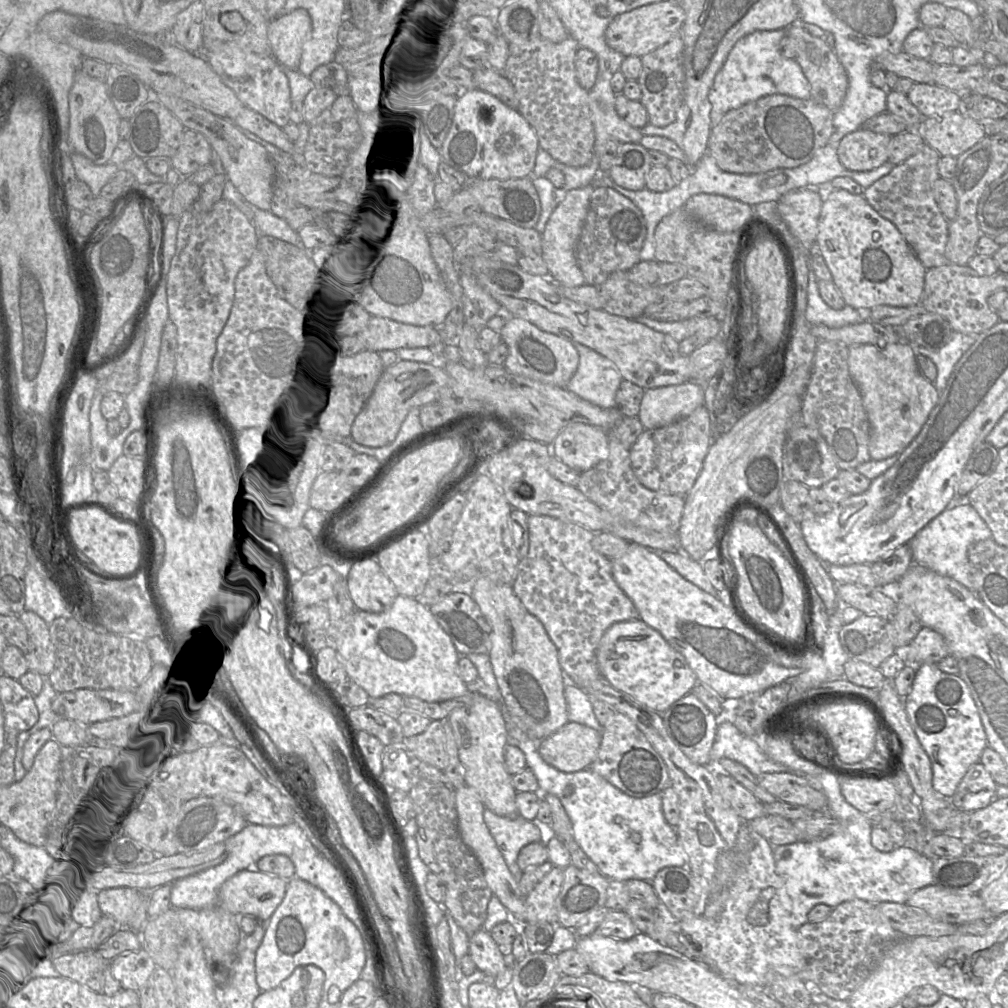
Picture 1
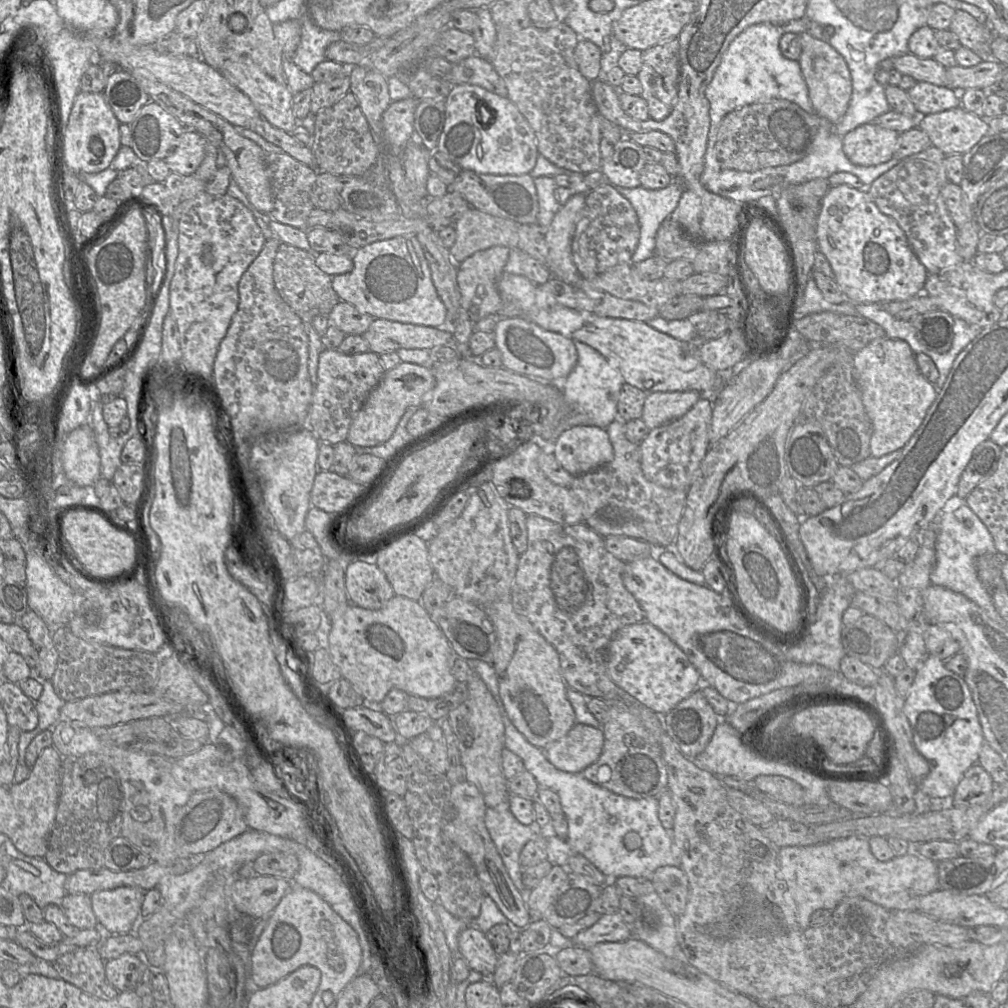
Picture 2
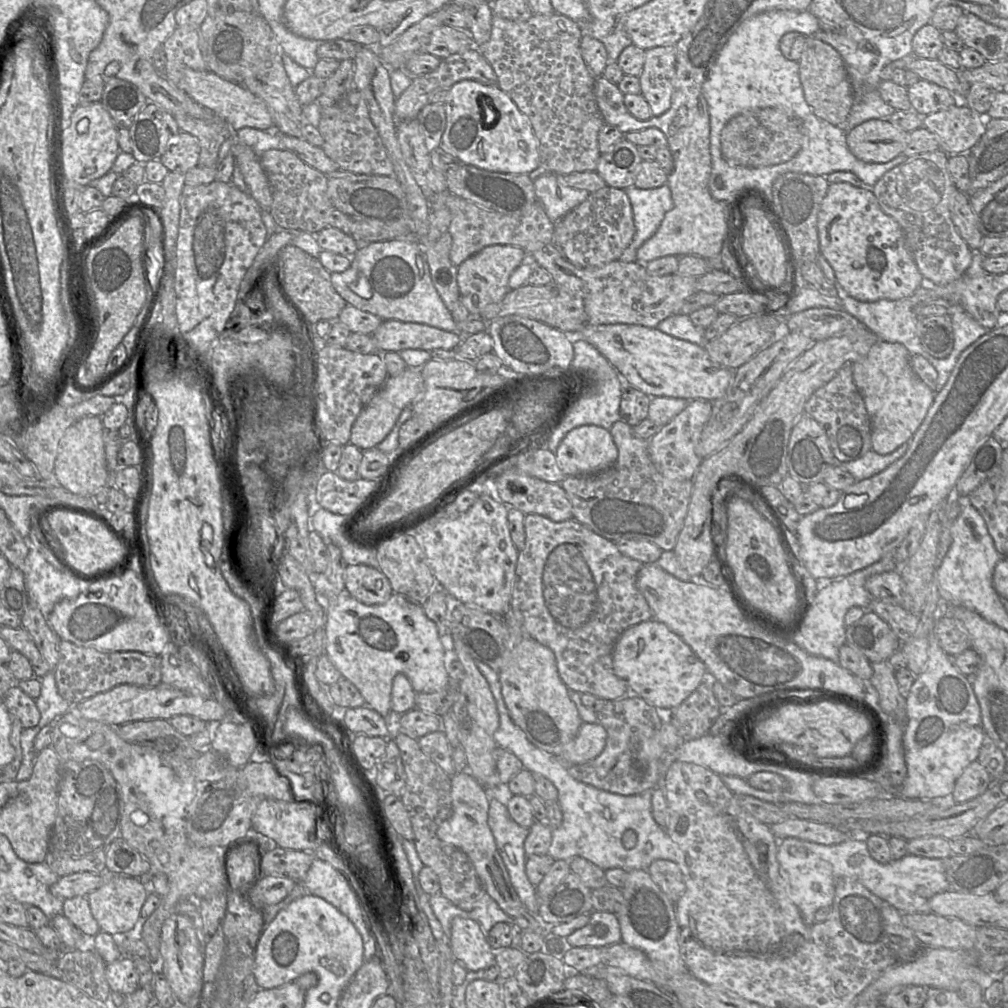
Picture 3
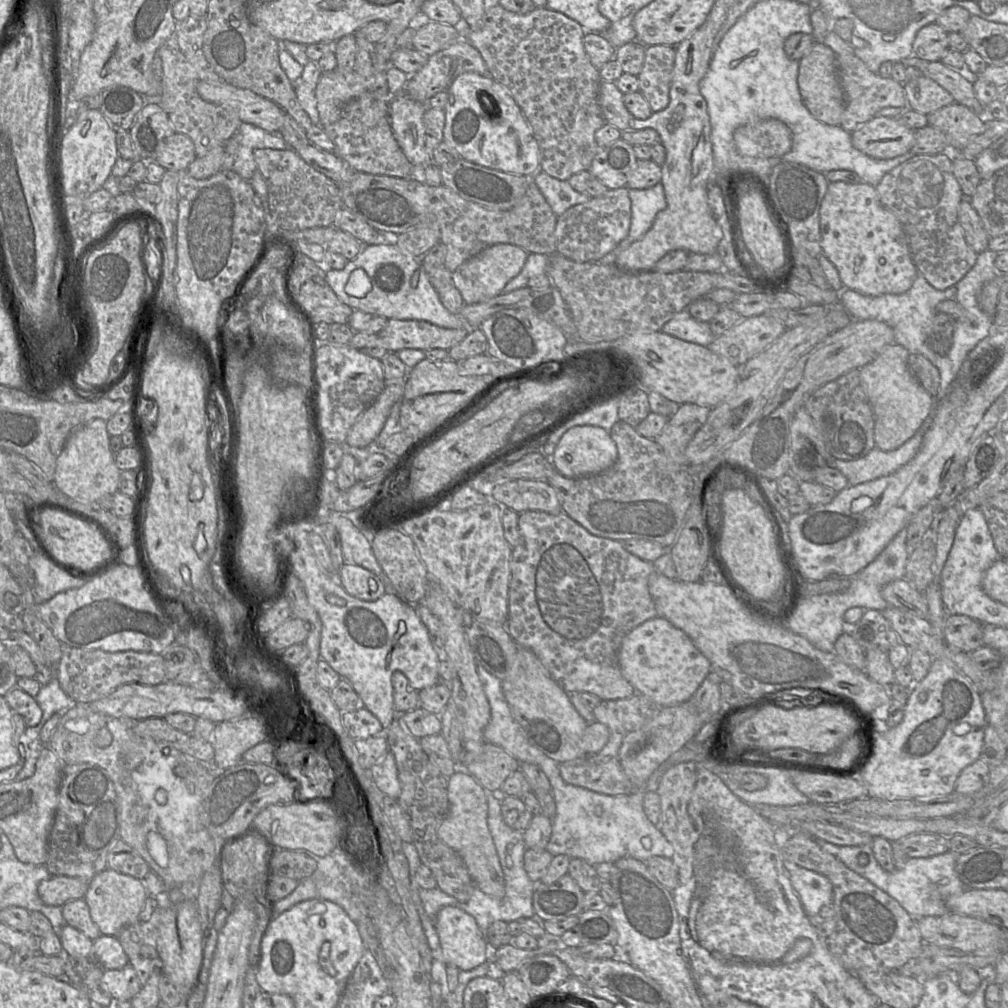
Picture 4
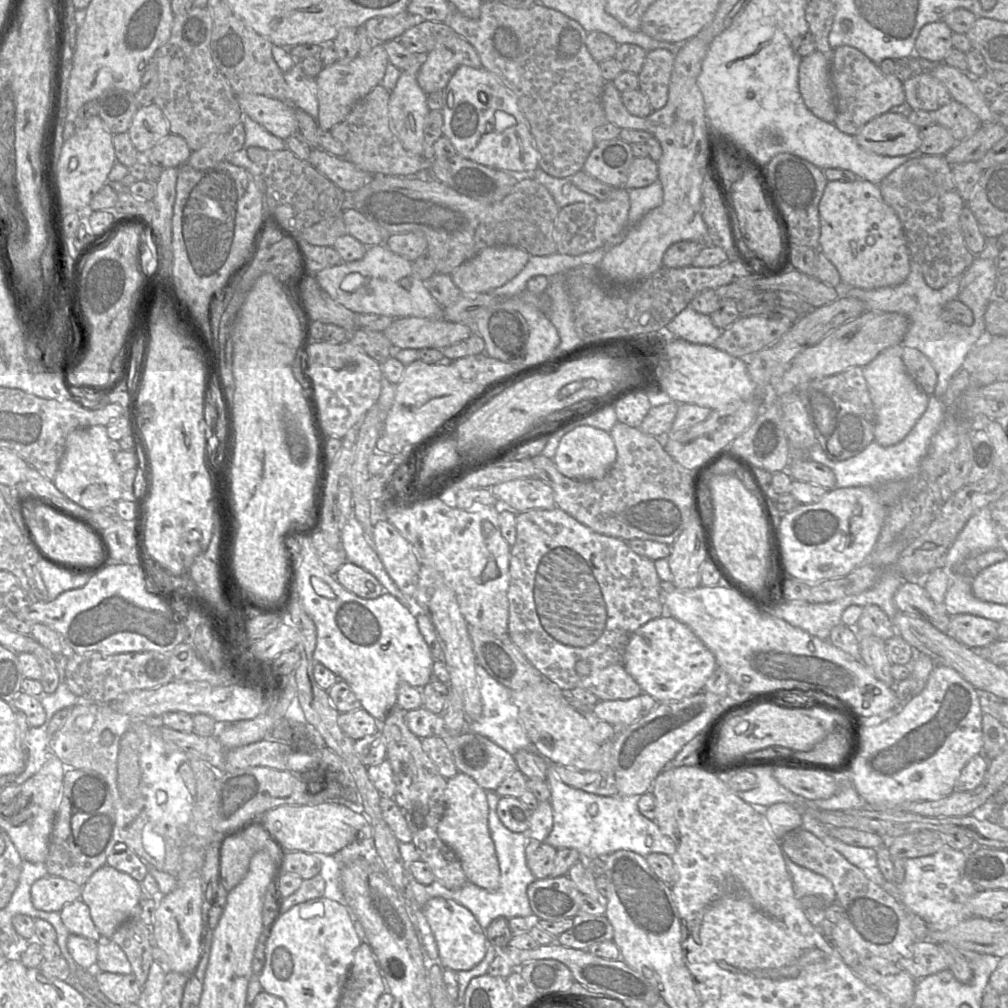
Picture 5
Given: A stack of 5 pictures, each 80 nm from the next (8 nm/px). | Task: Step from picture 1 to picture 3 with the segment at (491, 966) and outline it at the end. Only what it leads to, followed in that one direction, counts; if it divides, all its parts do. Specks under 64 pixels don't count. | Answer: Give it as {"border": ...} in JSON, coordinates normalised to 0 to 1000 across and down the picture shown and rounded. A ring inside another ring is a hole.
{"border":[[[451,910],[448,913],[445,936],[451,952],[457,954],[464,963],[481,962],[491,955],[491,943],[484,936],[476,918],[468,912]]]}

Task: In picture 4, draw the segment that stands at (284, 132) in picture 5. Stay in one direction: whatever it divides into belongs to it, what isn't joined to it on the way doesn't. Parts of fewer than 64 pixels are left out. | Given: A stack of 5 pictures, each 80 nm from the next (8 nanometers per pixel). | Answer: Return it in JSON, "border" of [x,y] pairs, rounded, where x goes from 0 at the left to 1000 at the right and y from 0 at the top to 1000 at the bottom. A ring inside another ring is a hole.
{"border":[[[223,80],[195,83],[198,96],[231,110],[239,121],[258,126],[266,131],[278,131],[283,110],[275,102],[247,88],[235,87]]]}

